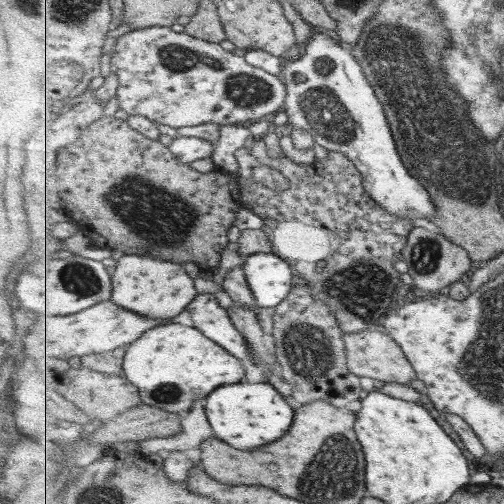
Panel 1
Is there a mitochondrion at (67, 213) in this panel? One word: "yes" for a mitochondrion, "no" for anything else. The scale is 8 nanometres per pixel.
no

